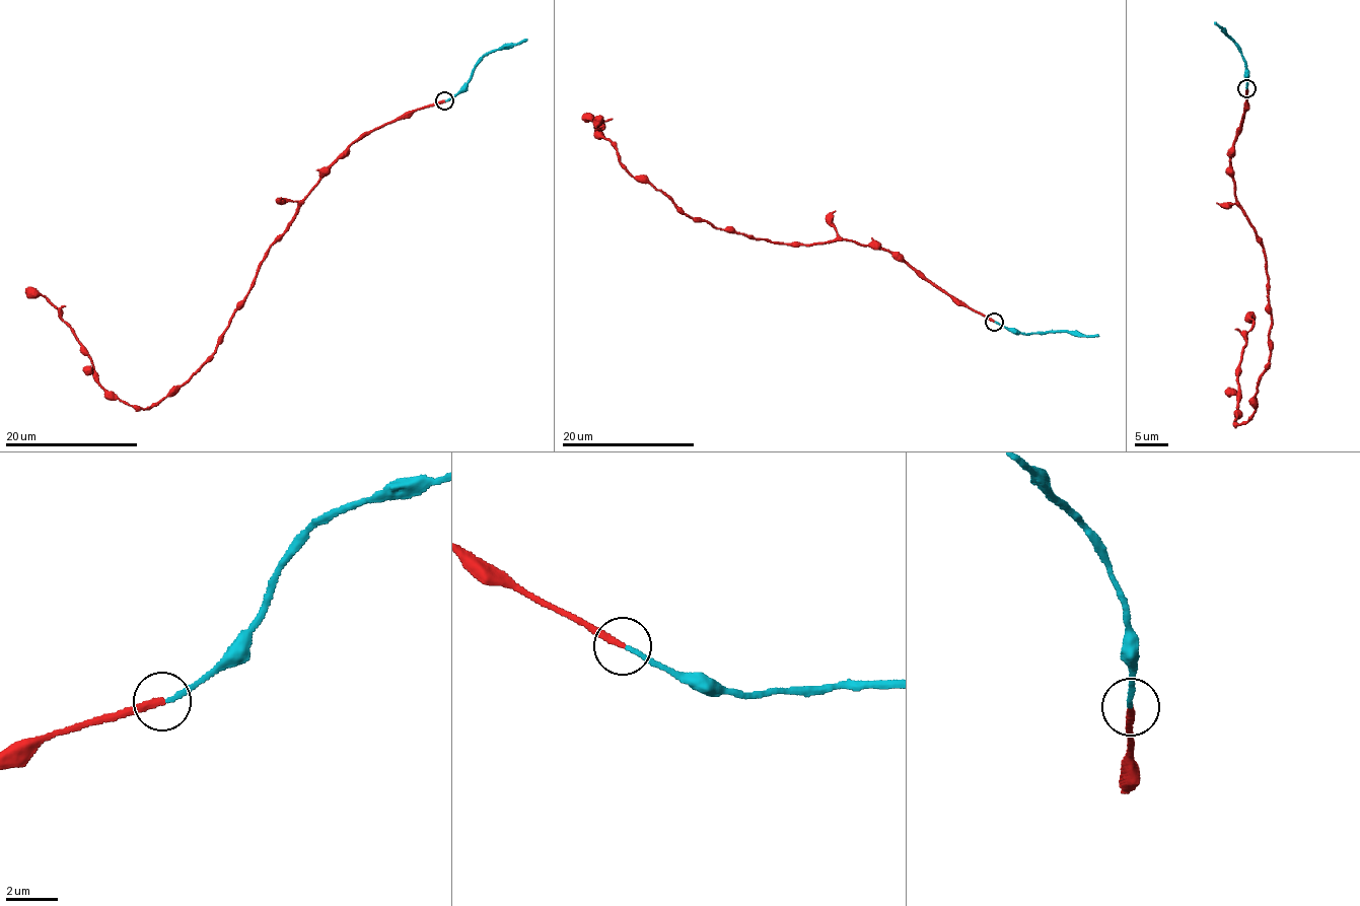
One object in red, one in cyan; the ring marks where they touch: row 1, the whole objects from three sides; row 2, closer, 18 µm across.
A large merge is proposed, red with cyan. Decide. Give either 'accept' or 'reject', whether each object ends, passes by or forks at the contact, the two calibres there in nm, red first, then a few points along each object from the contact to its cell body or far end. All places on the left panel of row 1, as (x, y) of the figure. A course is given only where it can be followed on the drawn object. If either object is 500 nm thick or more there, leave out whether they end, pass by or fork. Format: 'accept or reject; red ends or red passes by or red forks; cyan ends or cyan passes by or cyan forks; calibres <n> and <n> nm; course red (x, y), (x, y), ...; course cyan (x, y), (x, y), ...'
accept; red ends; cyan ends; calibres 280 and 170 nm; course red (445, 100), (350, 146), (269, 249), (214, 355), (149, 407), (101, 386), (62, 315), (25, 289); course cyan (445, 100), (470, 79), (485, 55), (516, 46), (525, 39)

